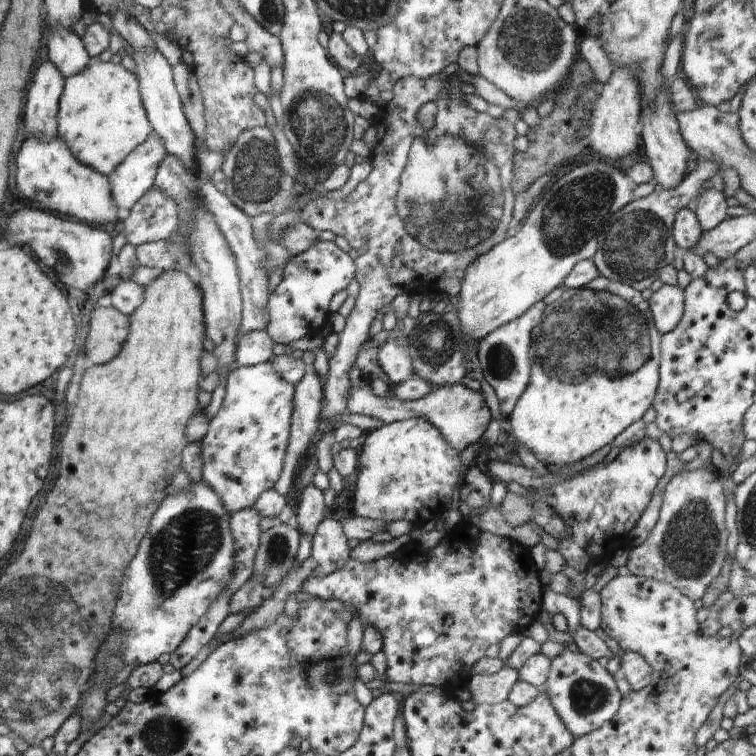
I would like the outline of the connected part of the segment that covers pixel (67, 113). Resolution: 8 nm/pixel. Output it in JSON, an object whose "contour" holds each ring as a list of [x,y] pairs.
{"contour":[[[100,62],[65,80],[57,134],[81,163],[109,175],[154,132],[139,89],[139,77],[122,65]]]}

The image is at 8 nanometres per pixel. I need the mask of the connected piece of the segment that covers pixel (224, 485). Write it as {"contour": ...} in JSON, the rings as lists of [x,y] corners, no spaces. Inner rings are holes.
{"contour":[[[271,362],[251,367],[235,366],[227,376],[226,395],[216,415],[210,419],[206,436],[199,442],[201,448],[202,482],[220,497],[224,508],[234,514],[252,507],[264,491],[273,488],[283,471],[286,449],[290,438],[295,385],[277,375]]]}

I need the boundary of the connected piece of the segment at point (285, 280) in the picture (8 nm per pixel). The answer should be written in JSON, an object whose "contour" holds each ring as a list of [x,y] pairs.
{"contour":[[[316,241],[308,250],[305,250],[303,253],[297,254],[289,260],[289,263],[285,266],[283,270],[282,280],[279,285],[275,288],[275,291],[269,293],[269,301],[268,301],[268,312],[269,312],[269,325],[265,330],[274,343],[289,345],[290,342],[294,342],[294,340],[298,340],[299,338],[304,338],[305,336],[313,336],[319,334],[322,330],[323,326],[328,322],[328,317],[330,316],[329,304],[332,300],[332,297],[337,292],[343,291],[346,289],[346,286],[352,282],[352,279],[355,278],[355,262],[348,255],[347,252],[342,251],[340,247],[336,245],[336,243],[332,241]]]}

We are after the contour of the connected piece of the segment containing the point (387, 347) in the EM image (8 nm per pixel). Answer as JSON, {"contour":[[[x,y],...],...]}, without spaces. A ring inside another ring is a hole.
{"contour":[[[398,321],[396,327],[388,331],[388,338],[384,344],[379,346],[377,352],[377,359],[382,369],[382,376],[391,384],[403,381],[406,377],[413,374],[411,370],[411,360],[409,359],[409,344],[408,336],[401,331],[398,327]]]}

